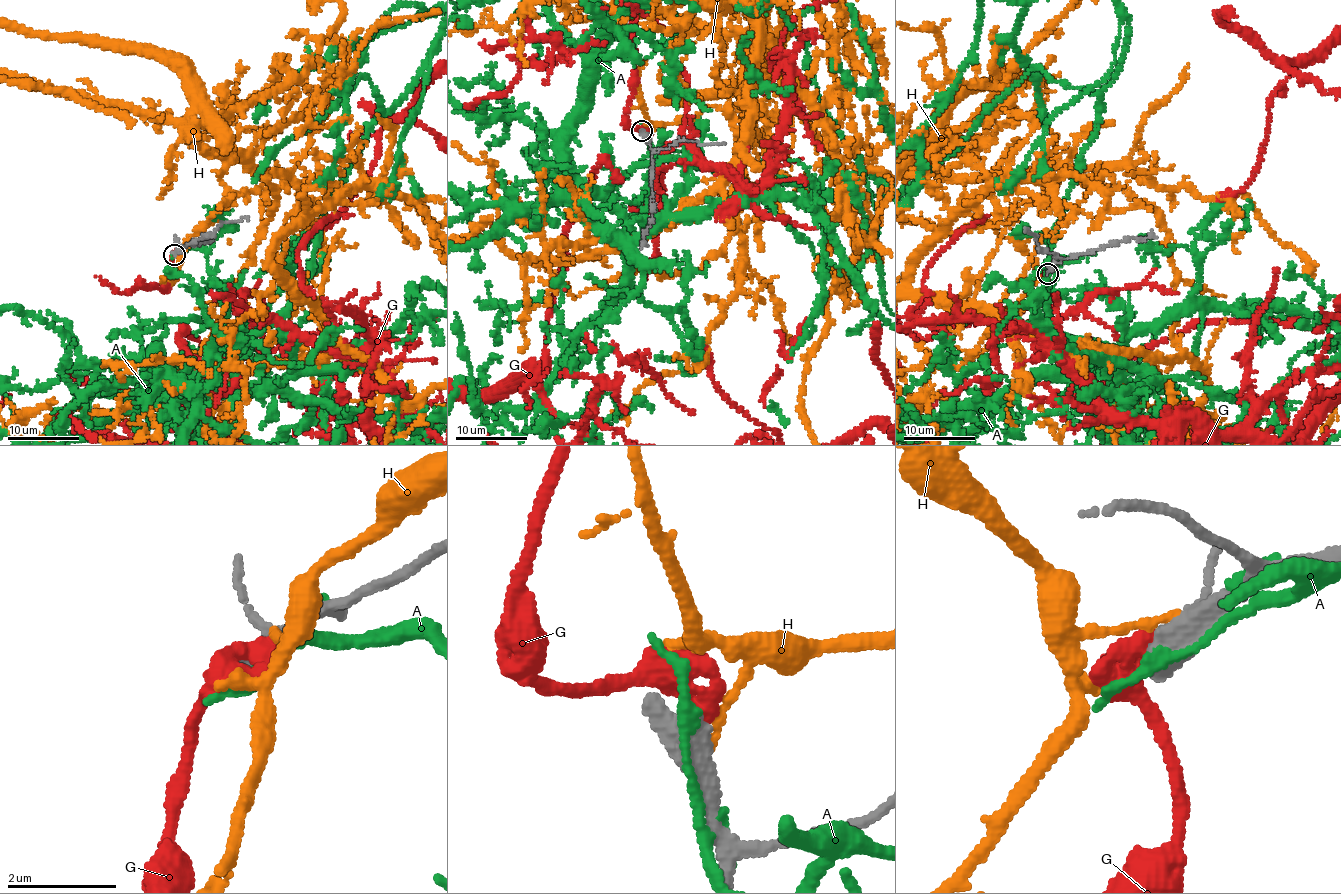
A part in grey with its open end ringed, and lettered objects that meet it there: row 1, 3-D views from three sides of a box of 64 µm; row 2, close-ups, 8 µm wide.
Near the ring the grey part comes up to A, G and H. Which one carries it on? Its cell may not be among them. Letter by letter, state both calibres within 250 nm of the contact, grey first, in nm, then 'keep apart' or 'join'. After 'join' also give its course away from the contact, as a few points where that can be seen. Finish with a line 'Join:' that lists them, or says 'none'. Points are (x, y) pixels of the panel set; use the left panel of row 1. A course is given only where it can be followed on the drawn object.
A: calibres 320 and 110 nm; keep apart
G: calibres 400 and 480 nm; keep apart
H: calibres 360 and 130 nm; keep apart
Join: none

